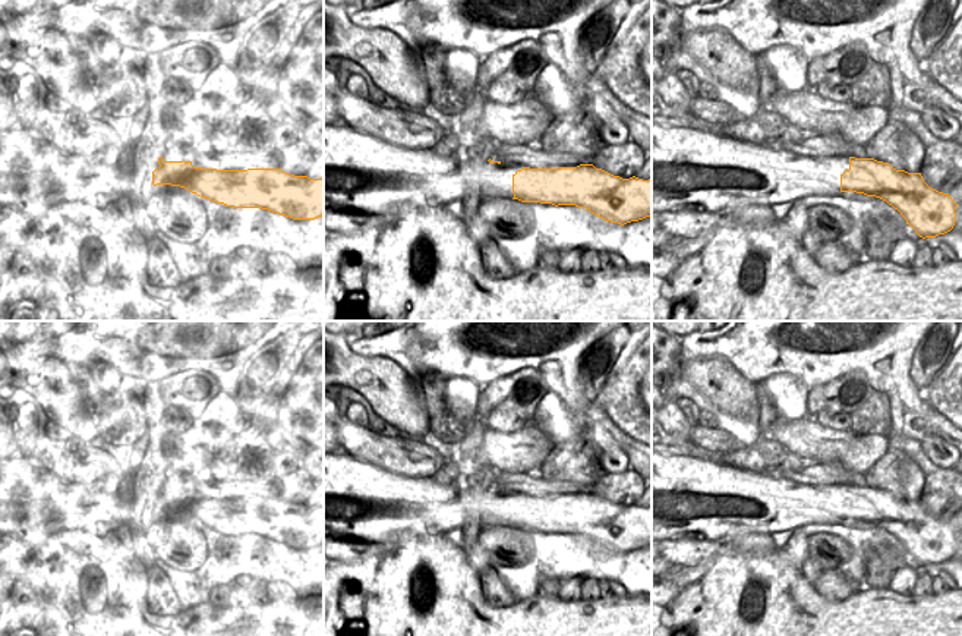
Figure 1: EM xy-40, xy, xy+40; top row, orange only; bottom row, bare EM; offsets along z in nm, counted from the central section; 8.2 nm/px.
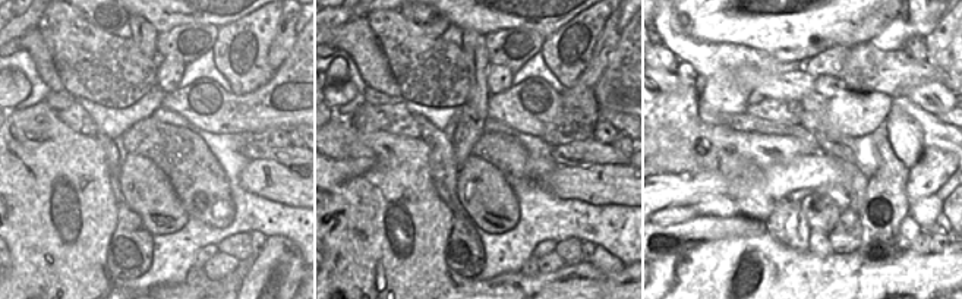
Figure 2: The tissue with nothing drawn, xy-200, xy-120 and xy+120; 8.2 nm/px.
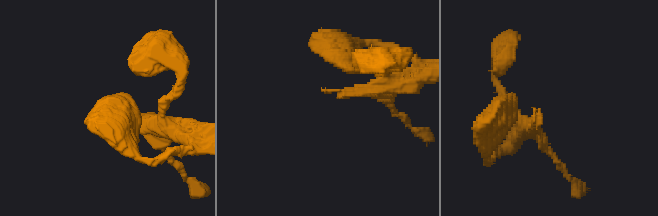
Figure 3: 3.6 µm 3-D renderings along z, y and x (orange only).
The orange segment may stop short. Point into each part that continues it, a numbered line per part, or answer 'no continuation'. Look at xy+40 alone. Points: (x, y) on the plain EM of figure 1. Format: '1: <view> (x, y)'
1: xy+40 (690, 497)

